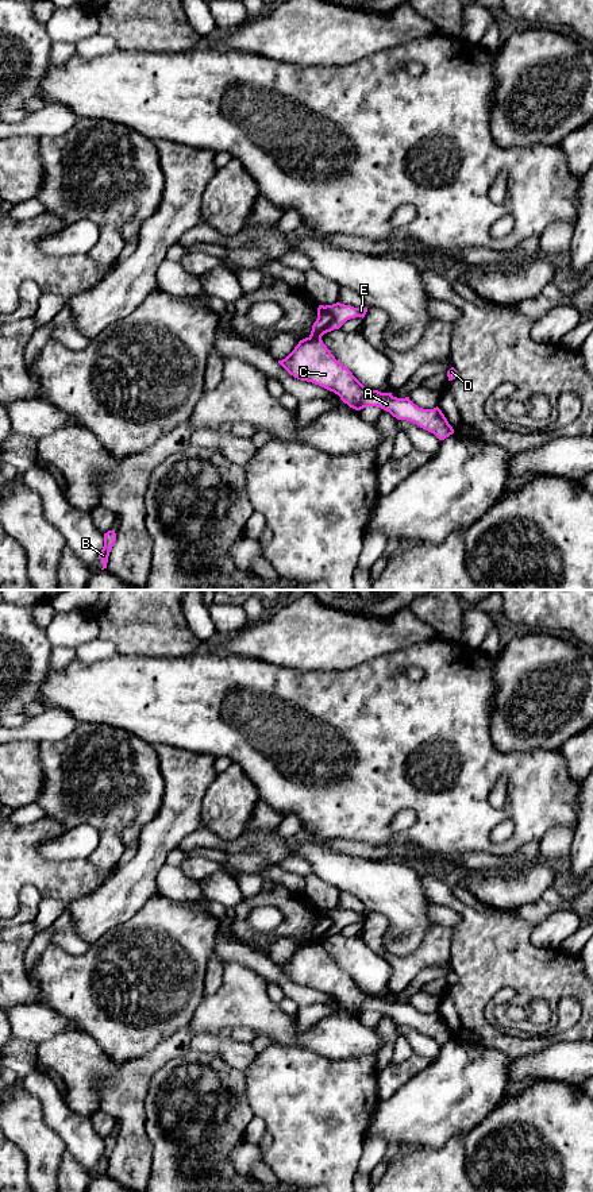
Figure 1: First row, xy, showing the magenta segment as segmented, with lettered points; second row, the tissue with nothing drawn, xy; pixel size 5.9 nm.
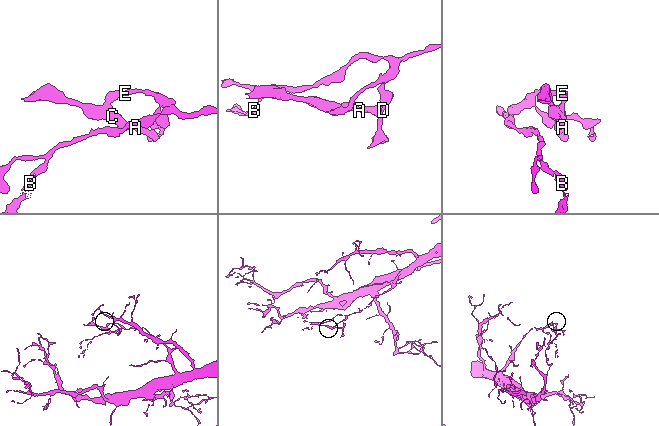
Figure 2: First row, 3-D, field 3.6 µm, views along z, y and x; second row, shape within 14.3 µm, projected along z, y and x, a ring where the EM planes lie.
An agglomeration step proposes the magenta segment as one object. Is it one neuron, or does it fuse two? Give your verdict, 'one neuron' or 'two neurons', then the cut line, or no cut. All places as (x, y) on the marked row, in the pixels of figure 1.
two neurons; cut in xy along (310, 335), (320, 338)

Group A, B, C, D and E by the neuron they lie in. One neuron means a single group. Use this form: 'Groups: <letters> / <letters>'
Groups: A C / B D E

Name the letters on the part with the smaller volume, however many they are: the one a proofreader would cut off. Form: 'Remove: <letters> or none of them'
Remove: A, C

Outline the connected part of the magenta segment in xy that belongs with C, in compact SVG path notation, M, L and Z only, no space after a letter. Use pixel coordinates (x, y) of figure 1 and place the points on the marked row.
M309 336L300 340L294 350L278 363L294 378L334 391L355 410L378 406L397 420L411 421L434 433L439 440L454 433L438 406L423 409L415 405L409 397L397 398L392 393L366 389L346 366L335 359L321 337Z

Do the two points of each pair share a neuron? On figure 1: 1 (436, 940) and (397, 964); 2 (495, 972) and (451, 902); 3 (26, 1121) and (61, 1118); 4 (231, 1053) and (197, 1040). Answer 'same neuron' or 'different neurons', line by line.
1: same neuron
2: same neuron
3: different neurons
4: same neuron

